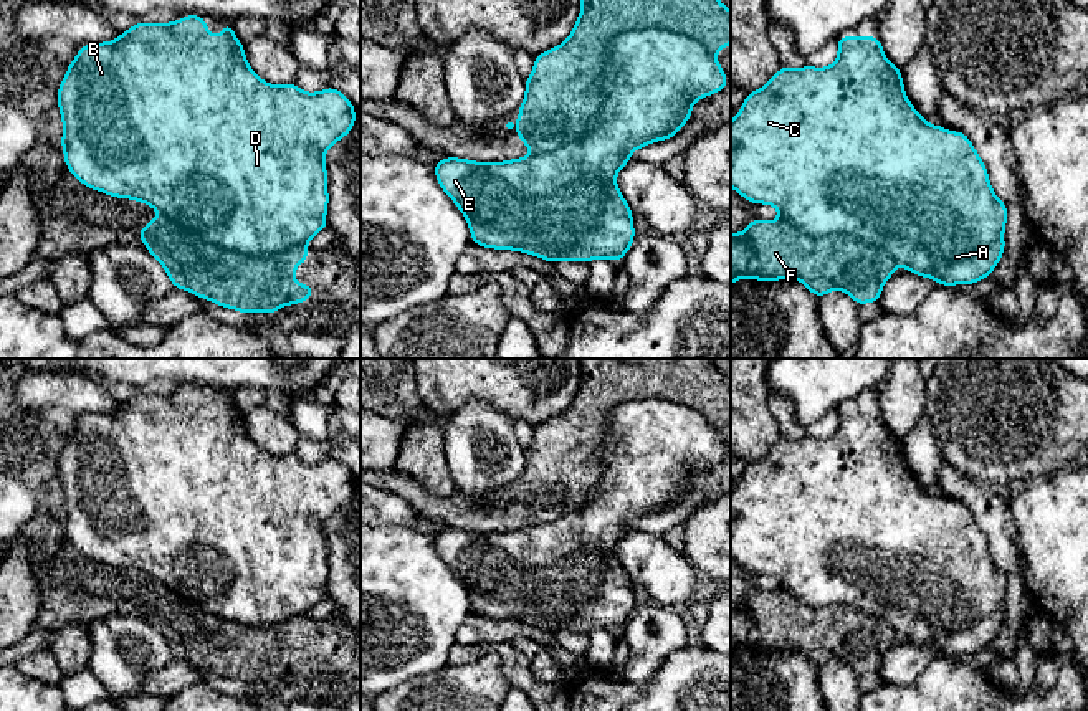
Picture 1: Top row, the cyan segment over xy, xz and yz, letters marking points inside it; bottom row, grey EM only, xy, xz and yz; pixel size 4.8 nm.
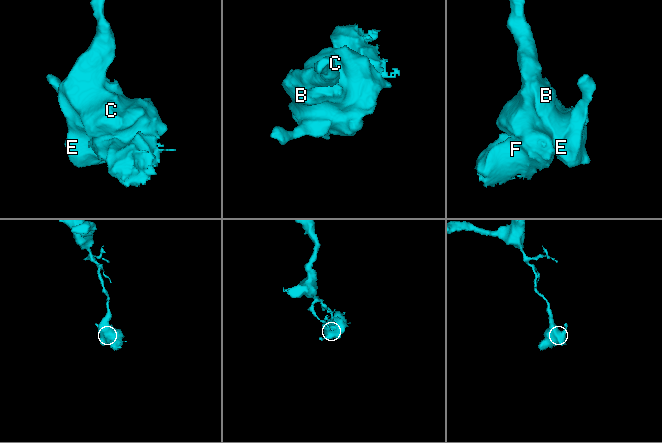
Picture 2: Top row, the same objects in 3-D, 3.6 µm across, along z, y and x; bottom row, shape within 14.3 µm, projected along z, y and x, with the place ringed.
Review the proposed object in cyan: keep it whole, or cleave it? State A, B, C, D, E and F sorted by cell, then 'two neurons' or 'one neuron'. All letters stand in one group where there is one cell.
A B C D E / F | two neurons

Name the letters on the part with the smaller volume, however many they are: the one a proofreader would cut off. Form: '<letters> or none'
F

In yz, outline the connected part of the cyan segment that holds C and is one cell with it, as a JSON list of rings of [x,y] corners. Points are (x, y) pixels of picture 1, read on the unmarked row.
[[[837,407],[838,427],[828,438],[805,435],[800,440],[780,437],[766,456],[747,463],[736,489],[731,491],[731,557],[749,574],[774,575],[780,587],[812,608],[848,605],[876,615],[916,647],[933,648],[938,655],[974,655],[990,647],[1000,632],[1005,612],[1007,575],[995,567],[985,534],[962,501],[949,503],[944,496],[931,496],[923,489],[904,465],[901,440],[891,435],[883,423],[878,407]]]

